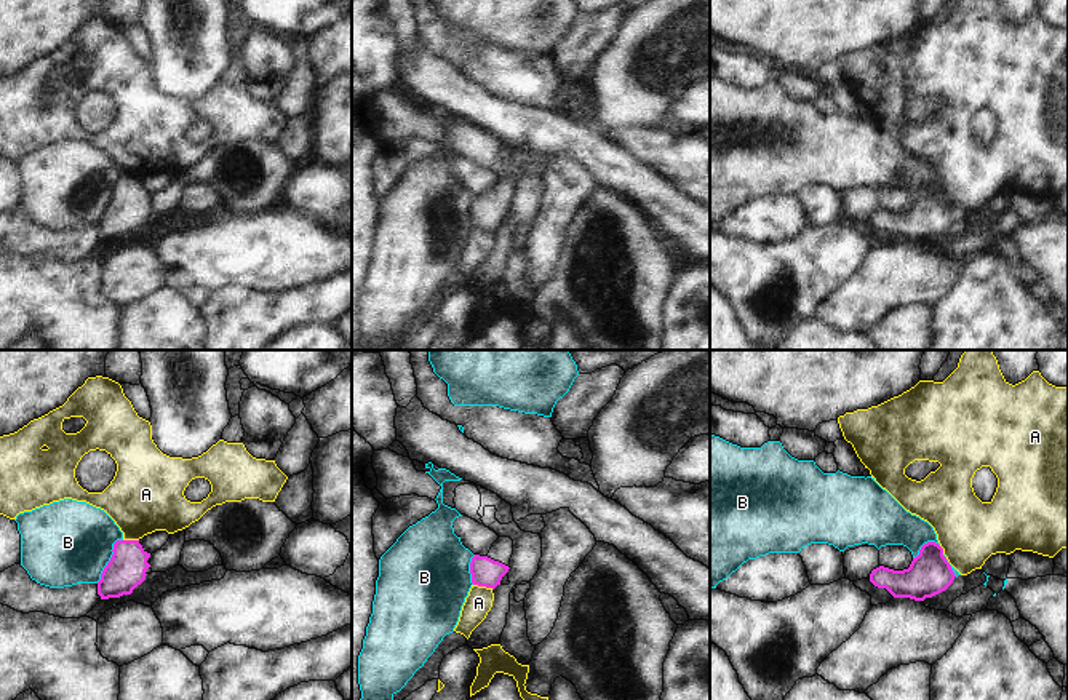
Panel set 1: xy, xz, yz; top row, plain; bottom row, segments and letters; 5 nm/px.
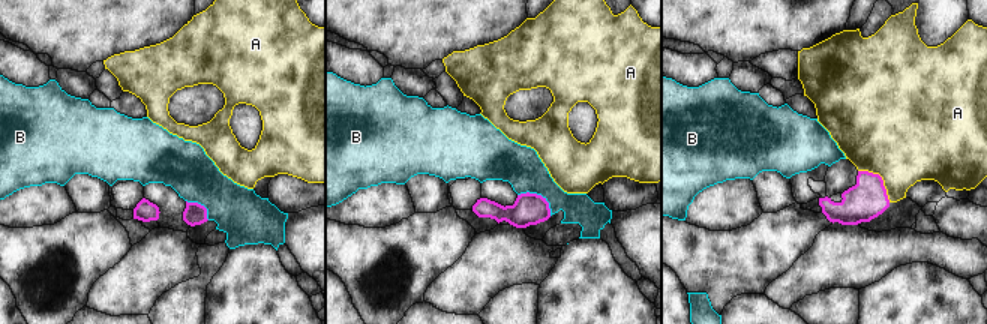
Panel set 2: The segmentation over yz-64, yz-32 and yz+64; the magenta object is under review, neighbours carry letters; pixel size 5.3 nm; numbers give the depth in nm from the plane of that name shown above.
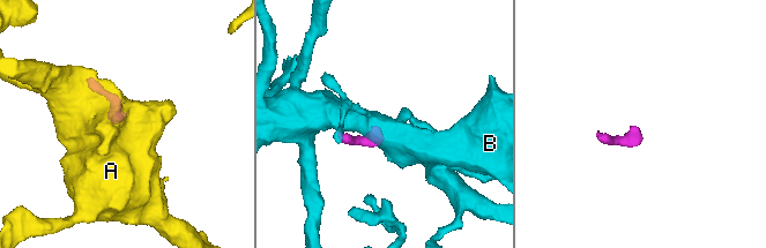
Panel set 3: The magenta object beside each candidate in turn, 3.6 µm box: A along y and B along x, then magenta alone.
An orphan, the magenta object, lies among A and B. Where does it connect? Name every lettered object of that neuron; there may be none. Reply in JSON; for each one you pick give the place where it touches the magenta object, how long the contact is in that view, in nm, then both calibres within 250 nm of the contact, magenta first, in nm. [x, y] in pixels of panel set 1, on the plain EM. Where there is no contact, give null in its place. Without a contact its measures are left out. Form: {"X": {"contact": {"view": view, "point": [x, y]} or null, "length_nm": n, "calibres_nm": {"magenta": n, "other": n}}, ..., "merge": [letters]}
{"merge": []}

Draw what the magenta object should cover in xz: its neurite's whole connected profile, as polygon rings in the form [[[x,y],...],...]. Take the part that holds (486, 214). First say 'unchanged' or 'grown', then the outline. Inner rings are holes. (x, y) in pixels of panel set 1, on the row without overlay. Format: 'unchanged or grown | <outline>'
grown | [[[499,179],[486,198],[475,197],[472,200],[472,225],[494,232],[508,214],[512,197],[513,182],[510,179]]]

